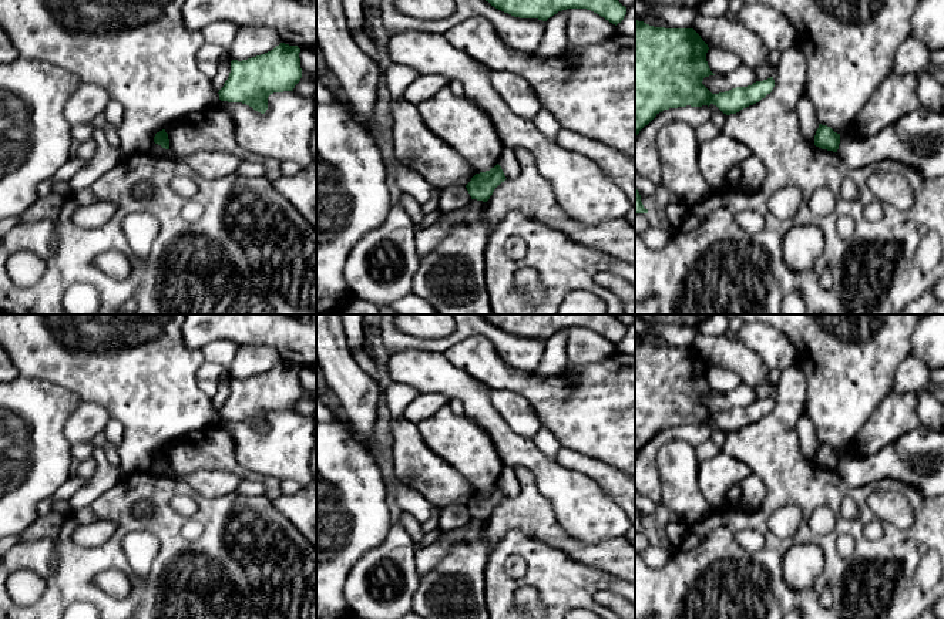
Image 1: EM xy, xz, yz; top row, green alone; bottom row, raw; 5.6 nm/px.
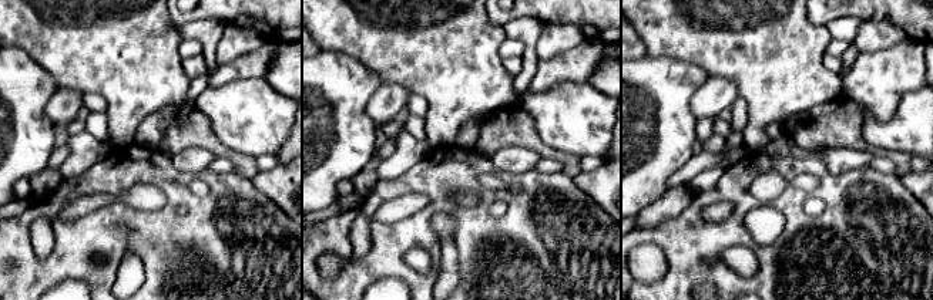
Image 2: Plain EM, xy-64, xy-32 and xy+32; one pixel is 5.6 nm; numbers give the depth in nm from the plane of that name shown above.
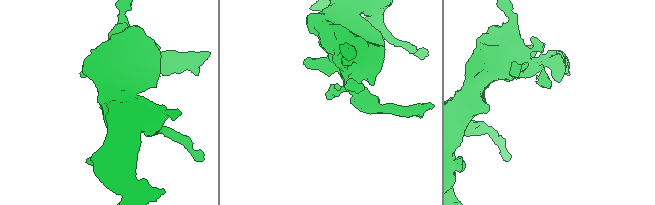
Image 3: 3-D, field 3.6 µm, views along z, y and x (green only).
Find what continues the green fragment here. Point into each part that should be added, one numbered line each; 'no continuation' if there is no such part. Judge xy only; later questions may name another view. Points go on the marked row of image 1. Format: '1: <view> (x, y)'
no continuation

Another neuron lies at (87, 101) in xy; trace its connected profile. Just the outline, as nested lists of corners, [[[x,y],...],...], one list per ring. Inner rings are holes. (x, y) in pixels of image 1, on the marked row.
[[[80,84],[67,100],[64,117],[73,125],[91,124],[93,120],[104,114],[111,95],[98,85]]]

